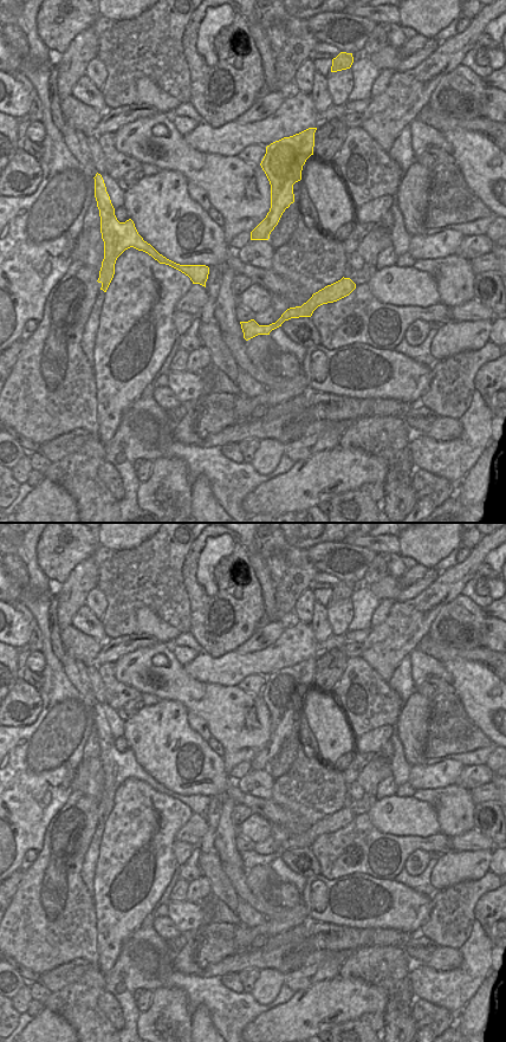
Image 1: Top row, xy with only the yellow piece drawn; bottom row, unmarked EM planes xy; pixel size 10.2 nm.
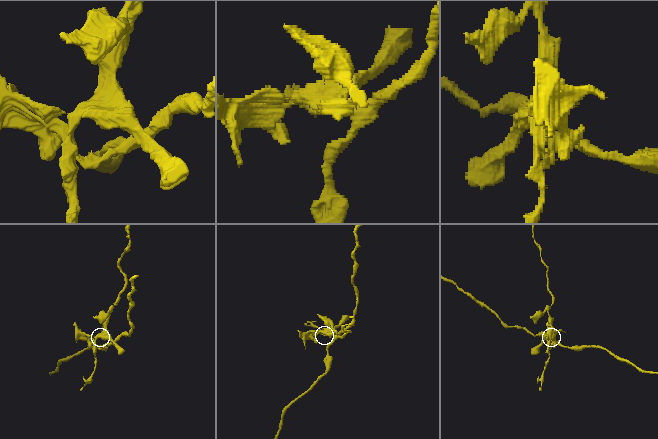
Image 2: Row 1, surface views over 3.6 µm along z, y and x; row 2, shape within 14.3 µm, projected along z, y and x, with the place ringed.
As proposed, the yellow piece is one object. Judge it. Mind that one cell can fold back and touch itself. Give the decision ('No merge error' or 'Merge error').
Merge error

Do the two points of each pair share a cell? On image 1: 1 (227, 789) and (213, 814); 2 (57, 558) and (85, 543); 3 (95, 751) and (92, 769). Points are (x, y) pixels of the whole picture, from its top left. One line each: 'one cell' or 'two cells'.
1: two cells
2: one cell
3: two cells

